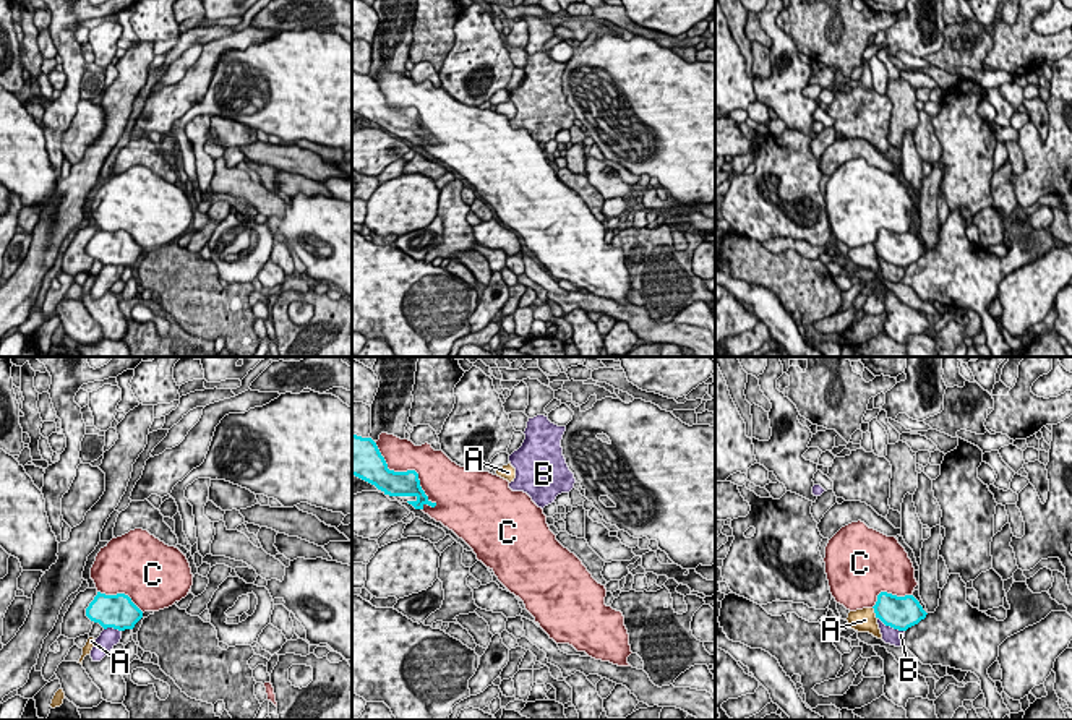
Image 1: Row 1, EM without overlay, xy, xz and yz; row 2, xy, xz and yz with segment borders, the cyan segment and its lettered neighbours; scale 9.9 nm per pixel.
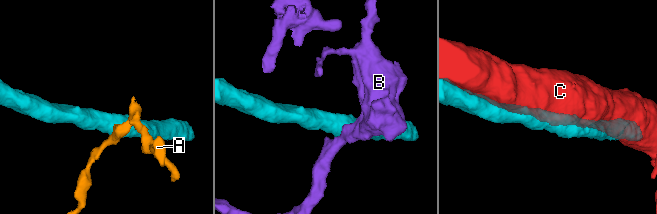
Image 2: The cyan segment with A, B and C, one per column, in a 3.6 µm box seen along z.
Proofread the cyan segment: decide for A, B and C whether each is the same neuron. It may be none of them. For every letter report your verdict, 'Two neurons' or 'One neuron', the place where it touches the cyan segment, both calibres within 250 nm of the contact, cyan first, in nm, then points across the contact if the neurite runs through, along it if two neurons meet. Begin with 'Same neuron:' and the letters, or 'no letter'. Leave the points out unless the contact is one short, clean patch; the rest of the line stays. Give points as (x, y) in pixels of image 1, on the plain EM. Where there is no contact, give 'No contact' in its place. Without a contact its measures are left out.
Same neuron: C
A: Two neurons. Touches cyan at yz (874, 248). Thickness 320 nm (cyan) against 240 nm. Boundary: yz (873, 244), (876, 255)
B: Two neurons. Touches cyan at yz (891, 263). Thickness 320 nm (cyan) against 160 nm. Boundary: yz (878, 253), (886, 261), (904, 268)
C: One neuron. Touches cyan at xz (407, 107). Thickness 260 nm (cyan) against 320 nm

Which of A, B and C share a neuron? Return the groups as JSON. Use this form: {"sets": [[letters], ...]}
{"sets": [["A"], ["B"], ["C"]]}

